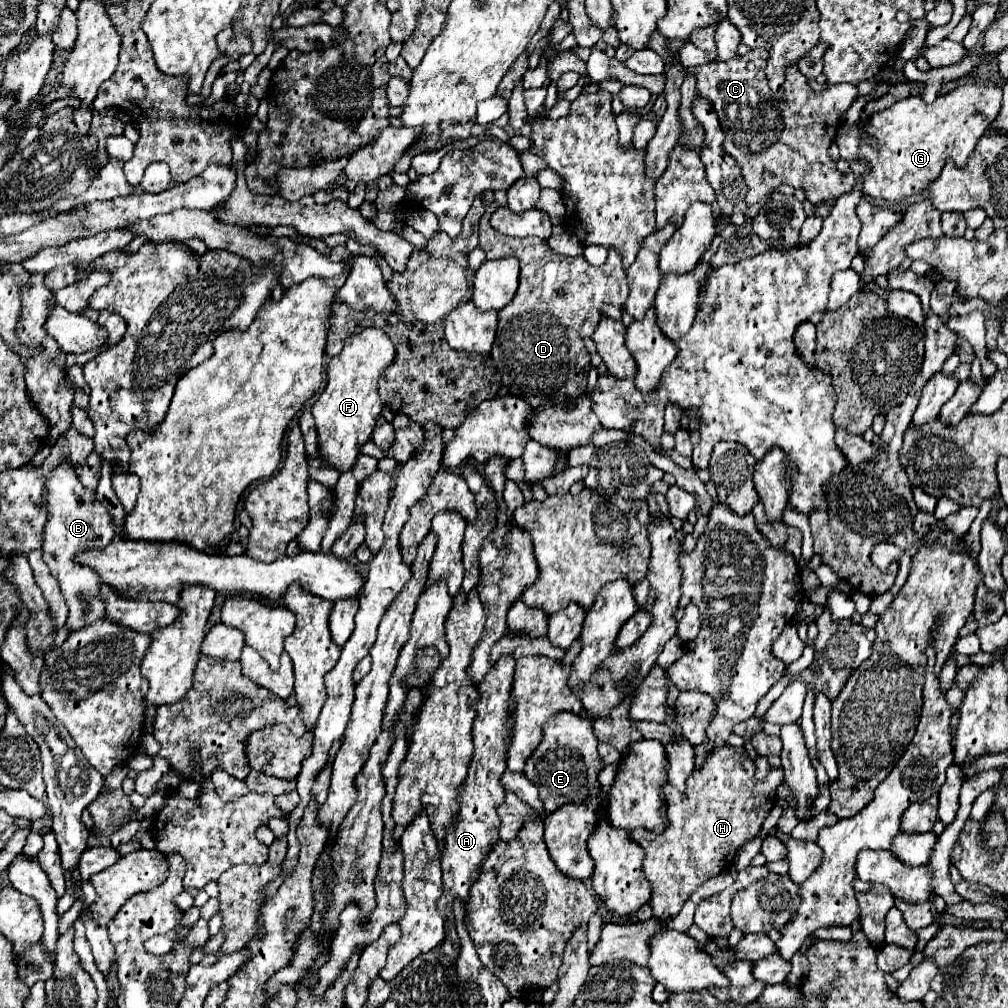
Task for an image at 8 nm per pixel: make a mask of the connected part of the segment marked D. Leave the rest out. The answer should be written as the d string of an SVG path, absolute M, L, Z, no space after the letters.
M490 204L480 218L480 248L486 252L488 258L506 258L514 256L520 260L520 284L516 292L516 300L498 312L498 332L492 346L492 360L496 370L502 374L502 386L510 390L510 394L520 396L530 406L542 410L546 404L562 406L566 400L572 402L582 396L586 388L586 376L590 370L590 354L584 348L584 324L590 322L590 328L596 328L598 320L604 318L600 310L604 304L622 306L628 296L626 272L622 268L622 256L614 248L608 250L608 258L602 266L592 266L586 262L584 256L564 256L556 254L546 240L536 240L536 236L526 236L524 240L514 236L504 236L490 228L490 214L496 210L496 204Z

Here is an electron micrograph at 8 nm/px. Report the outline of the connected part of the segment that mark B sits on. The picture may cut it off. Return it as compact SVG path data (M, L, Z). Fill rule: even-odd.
M66 462L52 470L42 500L48 508L48 524L44 528L42 542L43 560L50 568L50 574L58 581L62 596L66 598L66 604L70 608L66 628L70 632L76 632L104 618L104 600L96 596L102 585L99 576L90 567L76 564L74 556L84 550L104 548L106 544L110 544L116 532L112 528L112 518L108 510L94 498L94 492L86 490L76 480L74 468ZM84 600L88 600L88 608L84 608Z

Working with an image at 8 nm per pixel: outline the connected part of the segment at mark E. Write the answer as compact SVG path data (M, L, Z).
M560 712L550 718L544 728L544 738L536 752L528 758L524 774L538 786L540 800L546 814L564 804L584 802L596 786L598 772L602 770L602 756L598 754L598 740L592 728L592 720L582 714Z

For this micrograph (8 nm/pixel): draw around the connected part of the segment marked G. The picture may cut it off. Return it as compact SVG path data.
M970 80L960 82L932 104L926 104L920 96L910 96L872 114L868 134L878 140L878 148L860 144L860 160L868 160L872 166L872 172L864 176L864 194L874 200L896 202L922 192L940 174L946 158L954 158L956 166L964 166L984 130L1000 114L1000 100L1000 84Z

